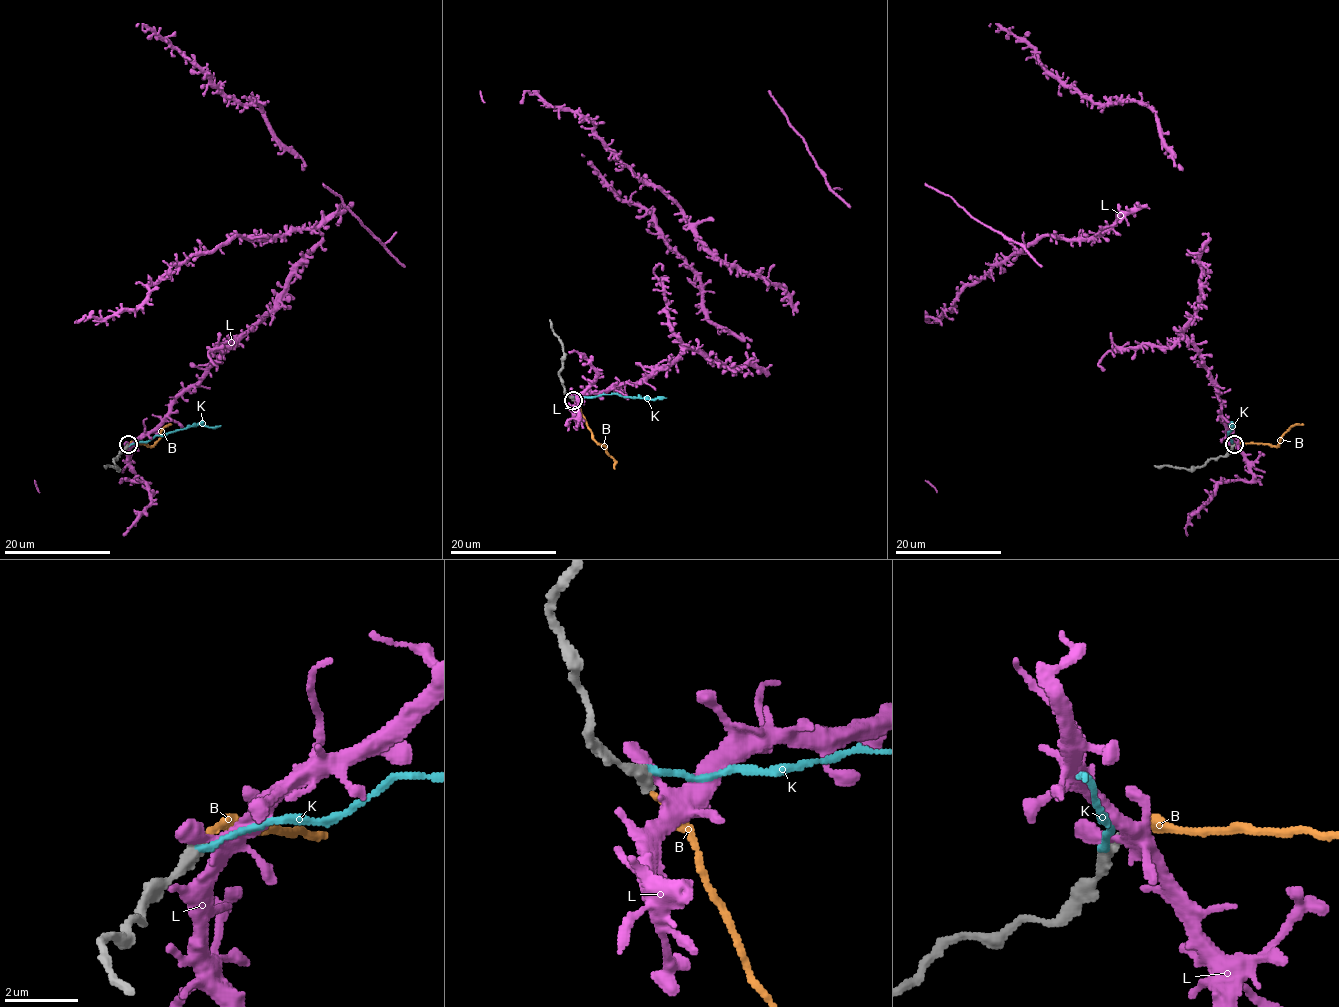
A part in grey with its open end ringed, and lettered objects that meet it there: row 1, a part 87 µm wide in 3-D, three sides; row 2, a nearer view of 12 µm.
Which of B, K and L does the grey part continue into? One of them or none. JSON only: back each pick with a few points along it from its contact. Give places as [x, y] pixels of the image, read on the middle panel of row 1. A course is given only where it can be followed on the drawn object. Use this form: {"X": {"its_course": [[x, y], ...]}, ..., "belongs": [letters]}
{"belongs": ["B"]}

